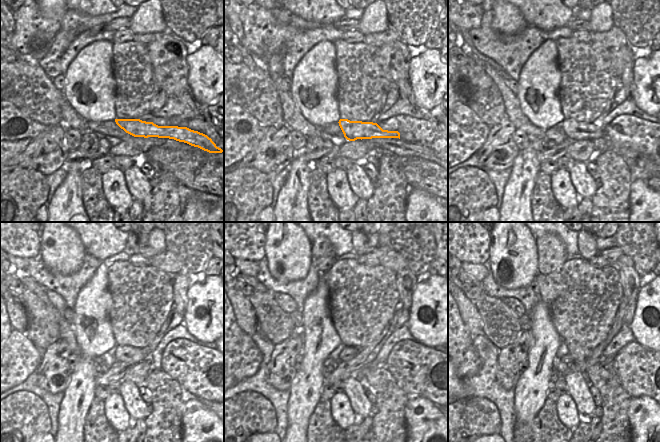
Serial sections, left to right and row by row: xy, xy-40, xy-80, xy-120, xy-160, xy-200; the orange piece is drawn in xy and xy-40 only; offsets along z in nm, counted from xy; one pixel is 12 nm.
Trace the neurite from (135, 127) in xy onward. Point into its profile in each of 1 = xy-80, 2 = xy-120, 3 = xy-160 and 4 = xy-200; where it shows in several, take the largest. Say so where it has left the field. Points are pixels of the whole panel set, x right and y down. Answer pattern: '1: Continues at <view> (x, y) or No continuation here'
1: Continues at xy-80 (575, 130)
2: Continues at xy-120 (130, 354)
3: Continues at xy-160 (348, 353)
4: Continues at xy-200 (567, 359)

